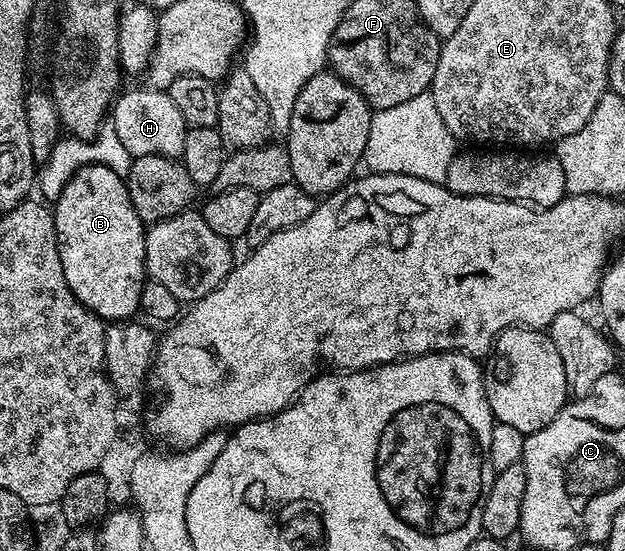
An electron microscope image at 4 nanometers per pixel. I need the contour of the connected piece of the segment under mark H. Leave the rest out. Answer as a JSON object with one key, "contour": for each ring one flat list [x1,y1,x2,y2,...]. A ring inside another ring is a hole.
{"contour":[[152,87,144,88,129,90,126,88,111,106,111,123,123,147,127,147,129,156,132,158,143,155,180,158,187,126,183,115,179,115,179,107,171,103,168,92]]}

